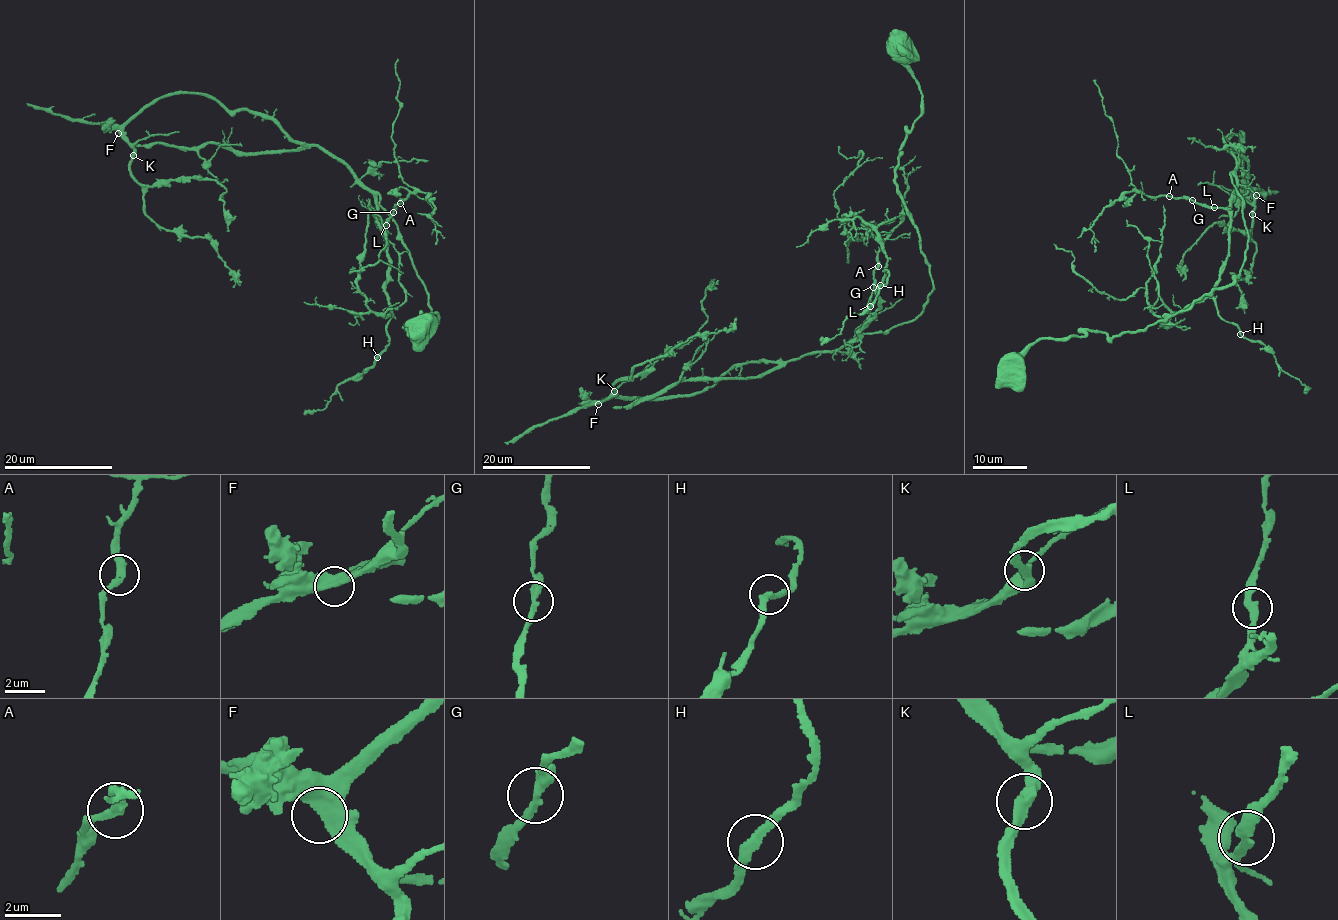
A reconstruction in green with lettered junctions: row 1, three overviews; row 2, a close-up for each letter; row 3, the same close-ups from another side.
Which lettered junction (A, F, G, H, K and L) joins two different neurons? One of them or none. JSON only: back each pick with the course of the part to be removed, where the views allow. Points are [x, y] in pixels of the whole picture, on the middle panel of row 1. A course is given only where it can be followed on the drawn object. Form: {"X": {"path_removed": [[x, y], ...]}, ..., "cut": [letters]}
{"cut": []}

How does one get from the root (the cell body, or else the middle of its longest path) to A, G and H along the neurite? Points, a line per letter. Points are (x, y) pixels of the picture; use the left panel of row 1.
A: (418, 334), (438, 317), (405, 330), (435, 318), (397, 226), (380, 208), (375, 216), (383, 228), (401, 203)
G: (418, 334), (438, 317), (405, 329), (435, 320), (397, 226), (380, 208), (375, 216), (383, 228), (392, 212)
H: (418, 334), (438, 317), (405, 330), (435, 320), (380, 208), (390, 319), (377, 357)

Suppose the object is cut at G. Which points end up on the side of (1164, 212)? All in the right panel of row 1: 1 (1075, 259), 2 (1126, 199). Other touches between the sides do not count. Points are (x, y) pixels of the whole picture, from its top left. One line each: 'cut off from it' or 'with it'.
1: with it
2: cut off from it

